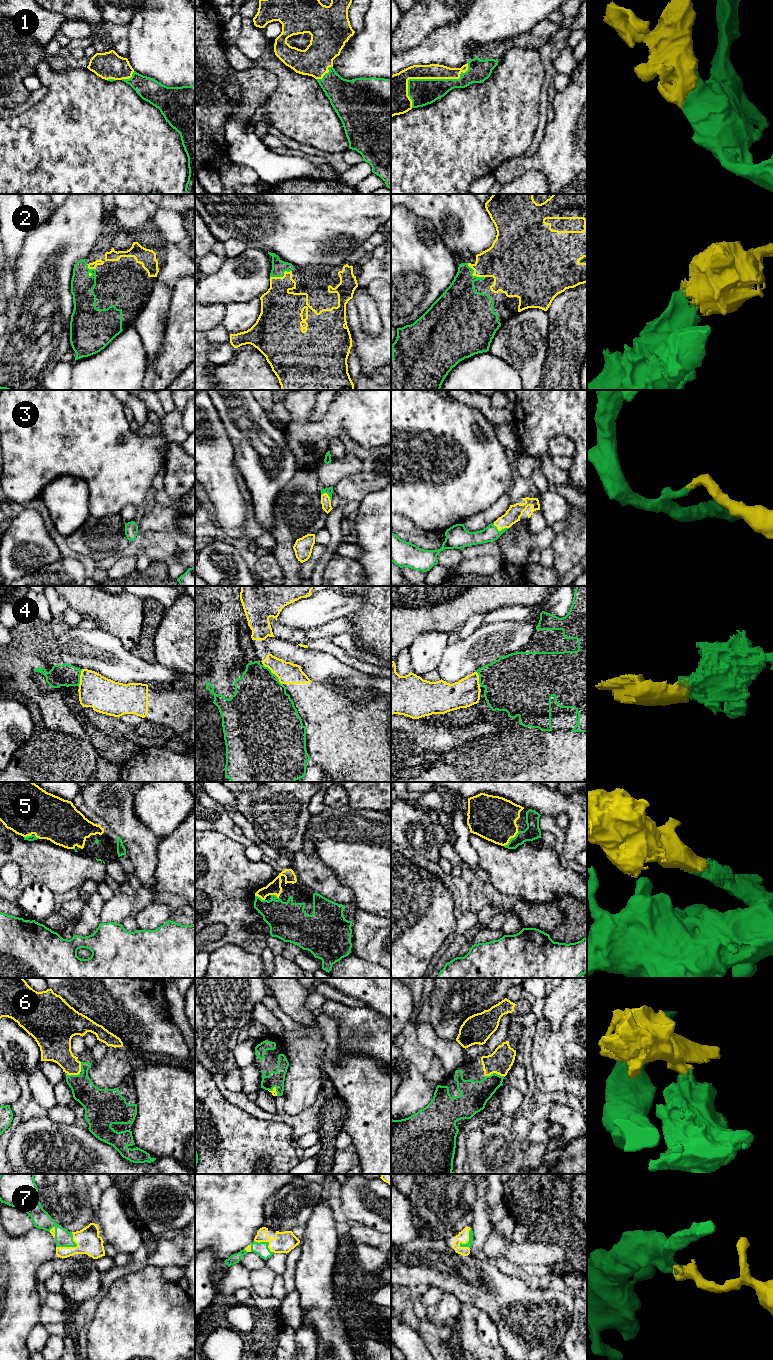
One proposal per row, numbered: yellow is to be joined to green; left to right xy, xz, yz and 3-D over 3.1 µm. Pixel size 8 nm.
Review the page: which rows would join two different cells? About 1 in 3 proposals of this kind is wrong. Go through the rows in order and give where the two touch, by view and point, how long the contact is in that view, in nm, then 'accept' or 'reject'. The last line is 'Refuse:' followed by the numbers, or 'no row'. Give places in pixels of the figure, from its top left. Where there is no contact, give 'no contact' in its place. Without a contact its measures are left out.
1: yz (428, 79) | 600 nm | accept
2: yz (472, 275) | 190 nm | accept
3: yz (501, 530) | 140 nm | accept
4: xz (274, 674) | 220 nm | reject
5: yz (511, 838) | 170 nm | accept
6: yz (495, 1073) | 150 nm | accept
7: yz (469, 1240) | 180 nm | accept
Refuse: 4

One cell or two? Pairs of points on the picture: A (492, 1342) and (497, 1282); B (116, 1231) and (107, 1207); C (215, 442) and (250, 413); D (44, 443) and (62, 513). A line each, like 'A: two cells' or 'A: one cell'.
A: two cells
B: one cell
C: two cells
D: two cells

